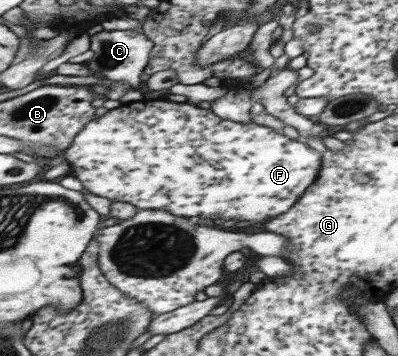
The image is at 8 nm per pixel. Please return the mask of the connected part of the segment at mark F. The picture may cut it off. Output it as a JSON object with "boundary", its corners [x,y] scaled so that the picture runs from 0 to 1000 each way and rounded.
{"boundary":[[[369,281],[369,287],[337,284],[322,292],[304,292],[289,306],[269,312],[261,323],[244,326],[234,343],[216,348],[216,357],[186,388],[183,404],[158,427],[158,441],[178,466],[178,489],[244,551],[264,551],[274,562],[294,567],[329,567],[344,584],[359,590],[425,590],[445,607],[505,607],[505,612],[560,612],[560,618],[631,618],[631,624],[671,624],[681,612],[696,612],[701,601],[716,601],[731,590],[731,579],[769,545],[802,500],[812,461],[812,433],[786,419],[766,393],[731,390],[716,382],[709,368],[691,368],[686,360],[641,348],[636,343],[601,343],[565,337],[545,326],[530,303],[495,303],[485,292],[445,292],[420,281]]]}

